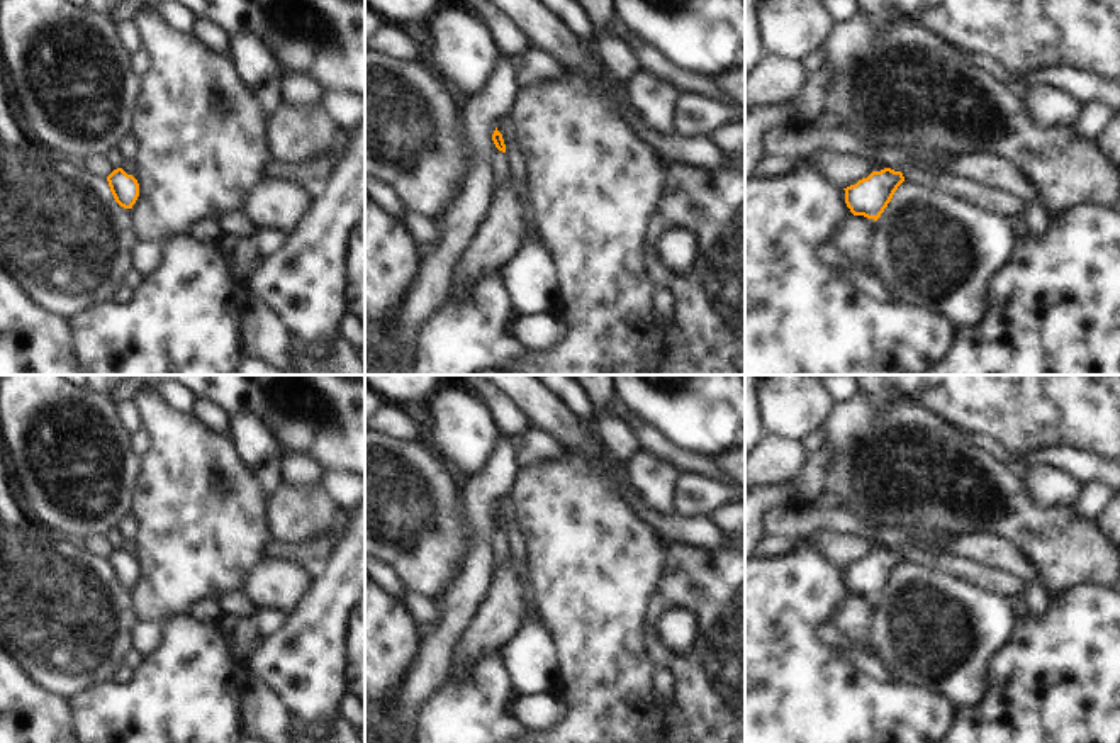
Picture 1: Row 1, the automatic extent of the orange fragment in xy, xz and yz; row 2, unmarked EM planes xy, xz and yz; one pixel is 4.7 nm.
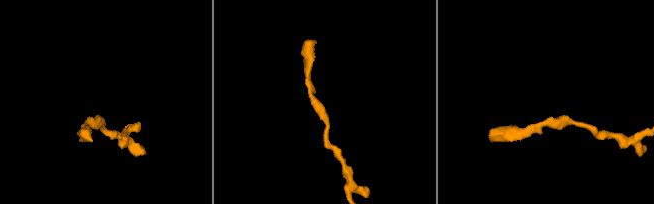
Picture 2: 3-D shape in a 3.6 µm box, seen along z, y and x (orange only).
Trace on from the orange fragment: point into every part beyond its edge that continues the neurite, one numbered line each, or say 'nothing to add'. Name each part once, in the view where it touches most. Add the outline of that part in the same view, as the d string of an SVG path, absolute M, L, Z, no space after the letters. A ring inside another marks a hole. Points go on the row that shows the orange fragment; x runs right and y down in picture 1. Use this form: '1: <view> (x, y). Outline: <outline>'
nothing to add.

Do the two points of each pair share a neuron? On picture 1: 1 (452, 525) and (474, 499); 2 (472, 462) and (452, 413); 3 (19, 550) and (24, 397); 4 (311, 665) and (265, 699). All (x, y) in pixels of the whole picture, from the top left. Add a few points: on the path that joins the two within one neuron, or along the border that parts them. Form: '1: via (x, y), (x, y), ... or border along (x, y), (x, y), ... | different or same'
1: border along (460, 480), (460, 502), (472, 526), (470, 550) | different
2: via (467, 450), (465, 436), (459, 424) | same
3: border along (34, 521), (51, 526), (70, 540) | different
4: border along (245, 674), (258, 677), (291, 713) | different

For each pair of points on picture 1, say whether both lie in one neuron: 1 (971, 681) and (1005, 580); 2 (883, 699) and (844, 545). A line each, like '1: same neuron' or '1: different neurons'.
1: different neurons
2: different neurons

